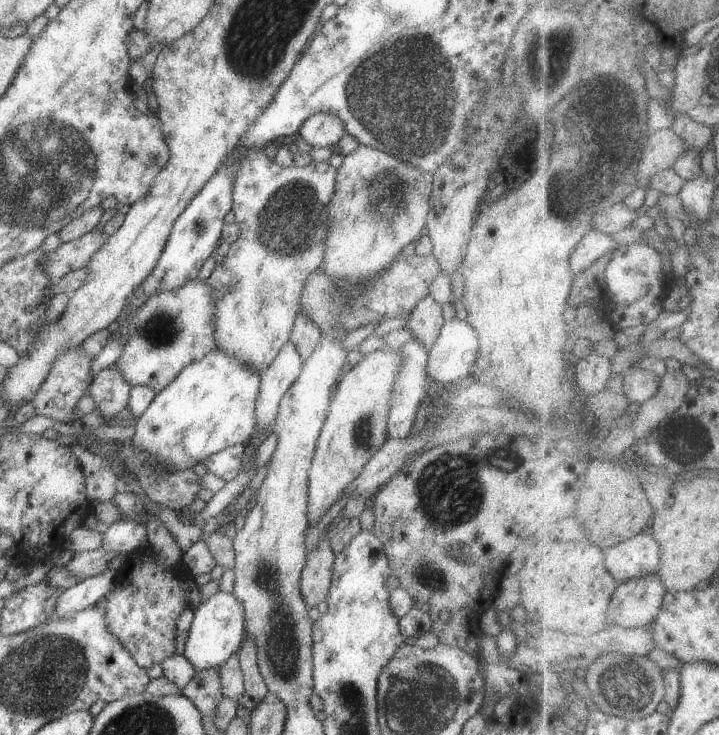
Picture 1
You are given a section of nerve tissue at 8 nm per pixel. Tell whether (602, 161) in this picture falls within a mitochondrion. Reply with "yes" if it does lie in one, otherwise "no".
yes

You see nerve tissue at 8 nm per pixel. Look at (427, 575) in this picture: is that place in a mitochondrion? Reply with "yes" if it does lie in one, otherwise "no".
yes

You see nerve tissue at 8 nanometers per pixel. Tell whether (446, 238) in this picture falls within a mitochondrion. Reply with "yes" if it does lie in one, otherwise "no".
no

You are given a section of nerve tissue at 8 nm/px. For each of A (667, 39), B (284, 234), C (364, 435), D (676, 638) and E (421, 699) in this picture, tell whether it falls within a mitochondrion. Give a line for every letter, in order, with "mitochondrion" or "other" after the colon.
A: other
B: mitochondrion
C: mitochondrion
D: other
E: mitochondrion

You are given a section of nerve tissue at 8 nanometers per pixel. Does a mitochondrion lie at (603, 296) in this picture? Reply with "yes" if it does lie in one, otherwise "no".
no

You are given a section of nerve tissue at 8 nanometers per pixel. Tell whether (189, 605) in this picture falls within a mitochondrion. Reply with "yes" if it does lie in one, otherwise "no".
no

